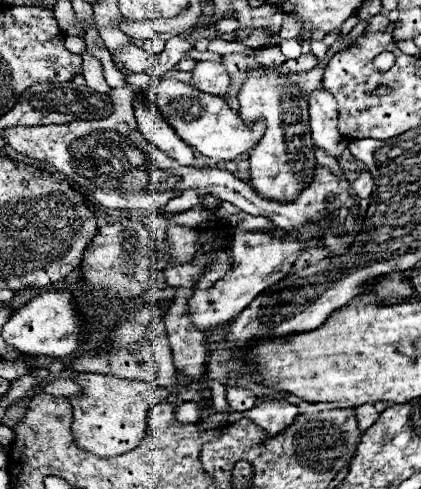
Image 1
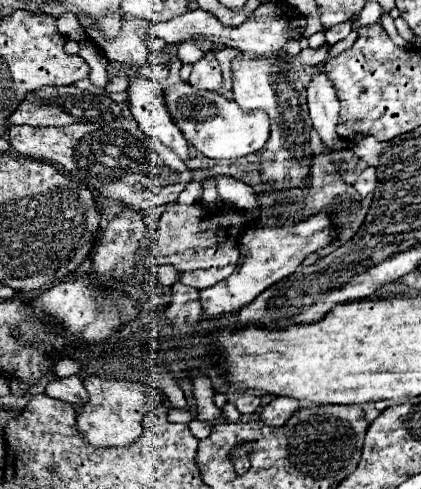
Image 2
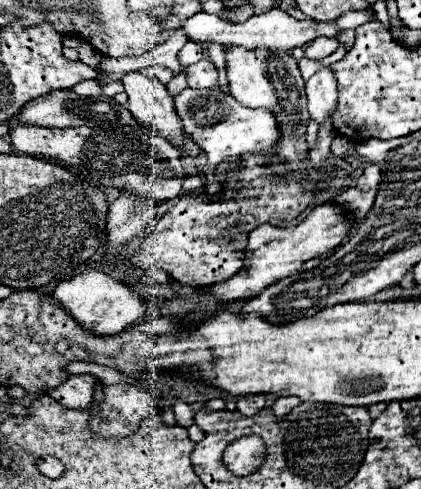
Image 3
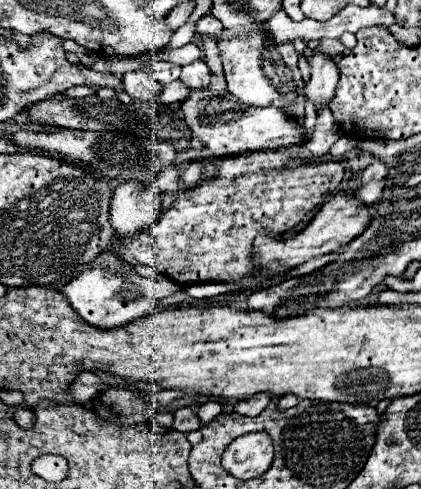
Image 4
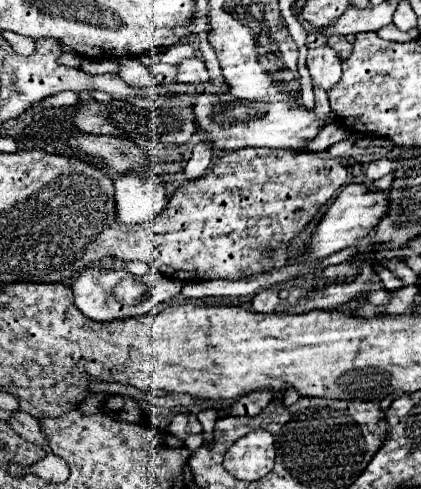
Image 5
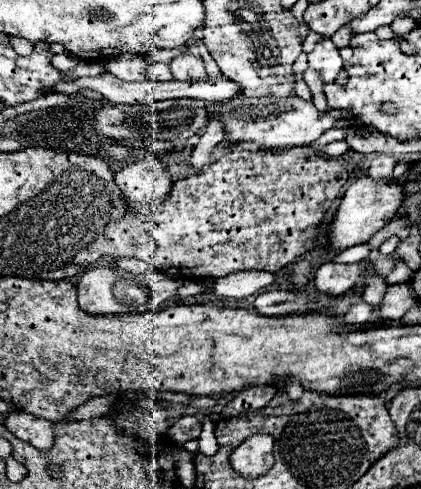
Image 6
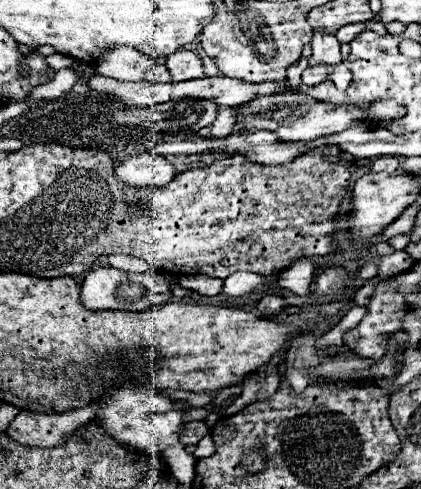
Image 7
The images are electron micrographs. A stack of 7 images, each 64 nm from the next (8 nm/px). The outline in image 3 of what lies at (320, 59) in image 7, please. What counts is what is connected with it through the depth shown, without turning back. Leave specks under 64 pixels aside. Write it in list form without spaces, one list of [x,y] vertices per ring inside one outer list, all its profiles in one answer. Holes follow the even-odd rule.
[[[330,68],[318,70],[306,82],[306,96],[308,96],[308,112],[316,124],[324,124],[328,118],[332,118],[338,104],[338,92],[336,78]]]

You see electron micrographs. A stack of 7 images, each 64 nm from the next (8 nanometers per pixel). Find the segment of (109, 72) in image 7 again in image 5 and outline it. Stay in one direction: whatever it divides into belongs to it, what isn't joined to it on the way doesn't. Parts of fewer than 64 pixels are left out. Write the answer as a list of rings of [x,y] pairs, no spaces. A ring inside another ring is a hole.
[[[122,58],[118,76],[126,84],[132,84],[132,88],[154,88],[156,86],[156,80],[150,76],[146,66],[138,58]]]

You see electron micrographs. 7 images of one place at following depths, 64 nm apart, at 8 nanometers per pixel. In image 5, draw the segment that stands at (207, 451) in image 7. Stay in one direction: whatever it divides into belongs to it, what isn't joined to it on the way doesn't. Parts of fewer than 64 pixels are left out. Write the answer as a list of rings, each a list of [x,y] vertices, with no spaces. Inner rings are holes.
[[[206,408],[198,414],[198,420],[200,424],[204,426],[204,438],[210,438],[212,436],[212,430],[214,430],[214,422],[218,418],[218,410],[216,408]]]

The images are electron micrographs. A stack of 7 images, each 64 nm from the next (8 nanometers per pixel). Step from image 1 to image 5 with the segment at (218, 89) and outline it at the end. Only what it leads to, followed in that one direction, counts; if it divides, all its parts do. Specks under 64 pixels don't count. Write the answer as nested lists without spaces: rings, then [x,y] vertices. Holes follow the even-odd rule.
[[[190,58],[190,60],[182,60],[178,64],[178,76],[176,82],[184,82],[184,84],[204,84],[208,82],[208,72],[206,66],[200,58]]]

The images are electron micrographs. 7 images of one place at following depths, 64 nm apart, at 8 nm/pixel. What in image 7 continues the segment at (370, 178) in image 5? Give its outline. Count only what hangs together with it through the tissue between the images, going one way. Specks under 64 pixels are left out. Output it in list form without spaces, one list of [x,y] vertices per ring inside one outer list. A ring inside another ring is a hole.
[[[380,156],[372,162],[372,172],[396,172],[396,168],[400,166],[400,158],[396,156]]]

